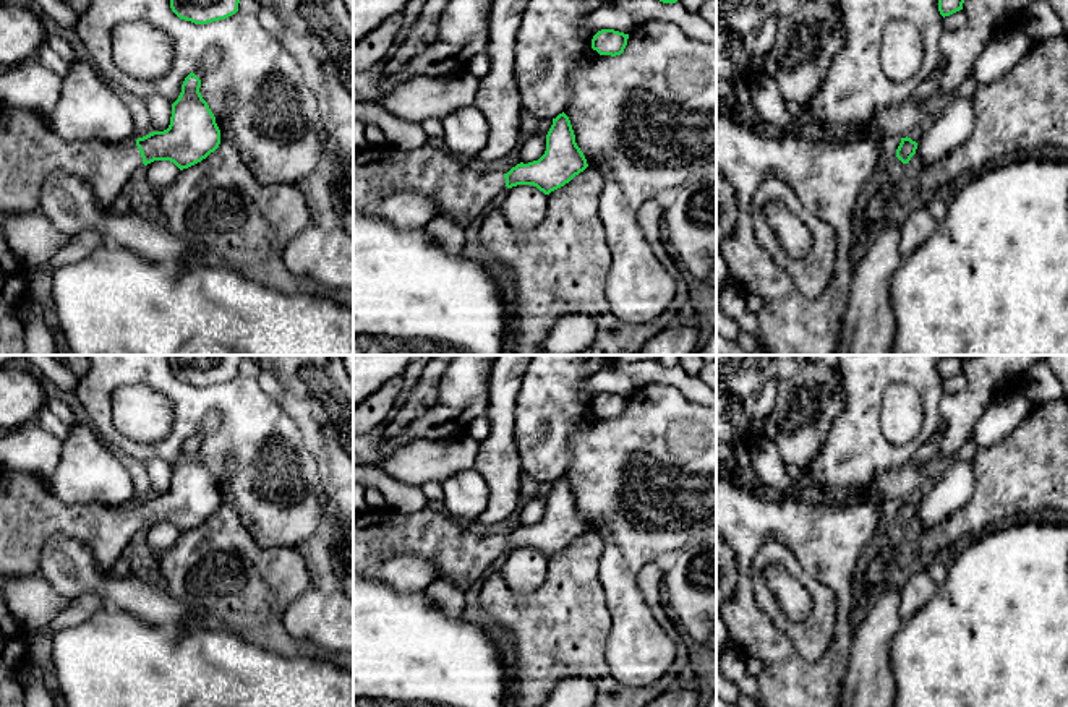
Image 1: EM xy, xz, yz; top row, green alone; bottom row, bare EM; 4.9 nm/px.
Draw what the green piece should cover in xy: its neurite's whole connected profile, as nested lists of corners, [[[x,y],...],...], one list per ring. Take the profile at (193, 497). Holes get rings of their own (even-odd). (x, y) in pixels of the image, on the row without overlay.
[[[191,435],[172,467],[169,491],[122,508],[100,503],[66,504],[50,491],[47,480],[0,467],[0,572],[15,579],[42,579],[42,546],[53,535],[83,542],[94,553],[97,566],[110,571],[138,530],[154,524],[170,524],[183,533],[201,525],[219,511],[220,493],[199,451],[201,443]]]

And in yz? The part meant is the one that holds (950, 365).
[[[945,355],[938,362],[938,375],[943,381],[950,379],[950,378],[963,373],[963,366],[964,366],[964,362],[958,355]]]

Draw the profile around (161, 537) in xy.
[[[154,524],[146,529],[147,545],[154,556],[170,548],[180,537],[180,532],[170,524]]]

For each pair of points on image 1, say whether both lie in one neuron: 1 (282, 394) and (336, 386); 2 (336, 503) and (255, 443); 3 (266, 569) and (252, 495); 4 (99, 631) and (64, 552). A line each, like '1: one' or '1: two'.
1: two
2: two
3: two
4: two

